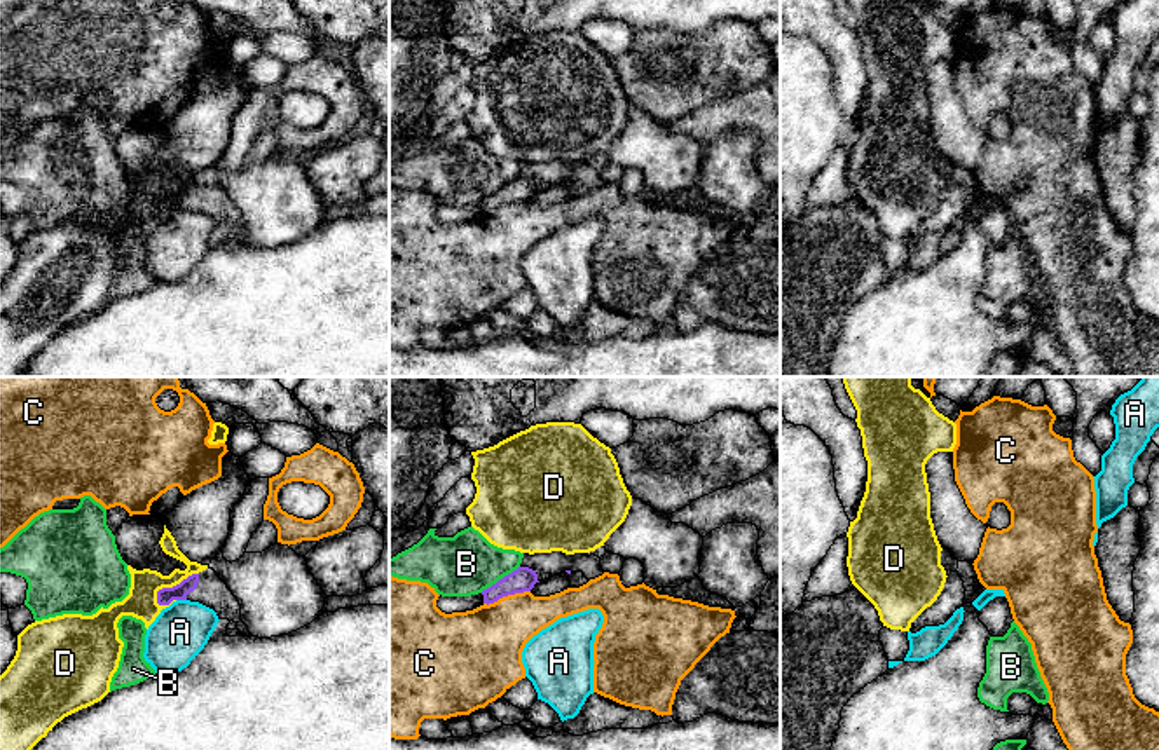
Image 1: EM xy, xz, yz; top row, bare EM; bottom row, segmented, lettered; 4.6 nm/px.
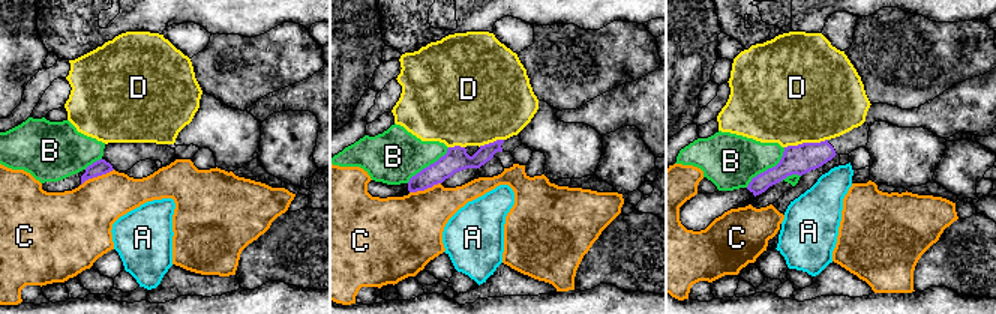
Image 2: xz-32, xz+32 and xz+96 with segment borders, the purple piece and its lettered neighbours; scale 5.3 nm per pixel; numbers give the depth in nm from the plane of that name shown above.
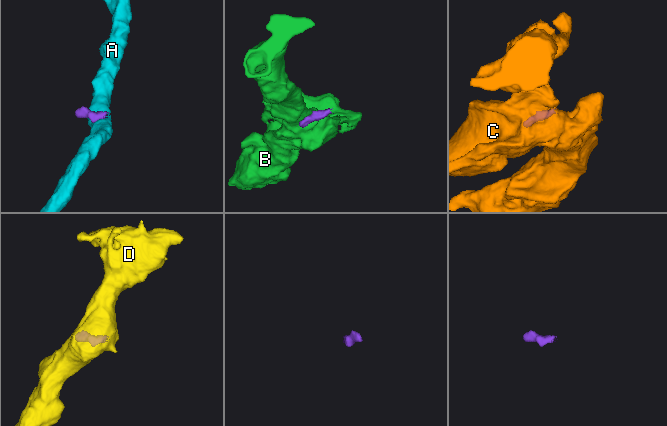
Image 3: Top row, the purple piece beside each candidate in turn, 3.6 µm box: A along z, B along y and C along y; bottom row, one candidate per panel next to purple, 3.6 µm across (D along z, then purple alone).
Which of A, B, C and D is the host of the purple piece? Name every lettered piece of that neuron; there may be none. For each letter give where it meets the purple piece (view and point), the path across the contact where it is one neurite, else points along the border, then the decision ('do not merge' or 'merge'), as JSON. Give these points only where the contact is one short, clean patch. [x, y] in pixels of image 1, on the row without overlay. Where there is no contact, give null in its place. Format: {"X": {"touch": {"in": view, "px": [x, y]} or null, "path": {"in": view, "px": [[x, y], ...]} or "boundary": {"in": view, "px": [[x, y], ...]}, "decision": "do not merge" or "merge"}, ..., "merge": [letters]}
{"A": {"touch": {"in": "xy", "px": [182, 208]}, "boundary": {"in": "xy", "px": [[177, 208], [185, 210]]}, "decision": "do not merge"}, "B": {"touch": {"in": "xz", "px": [500, 189]}, "boundary": {"in": "xz", "px": [[519, 175], [480, 201]]}, "decision": "do not merge"}, "C": {"touch": {"in": "xz", "px": [507, 204]}, "boundary": {"in": "xz", "px": [[529, 199], [508, 203], [484, 213]]}, "decision": "do not merge"}, "D": {"touch": {"in": "xy", "px": [173, 196]}, "boundary": {"in": "xy", "px": [[198, 182], [171, 196], [163, 196], [157, 201], [156, 211]]}, "decision": "do not merge"}, "merge": []}

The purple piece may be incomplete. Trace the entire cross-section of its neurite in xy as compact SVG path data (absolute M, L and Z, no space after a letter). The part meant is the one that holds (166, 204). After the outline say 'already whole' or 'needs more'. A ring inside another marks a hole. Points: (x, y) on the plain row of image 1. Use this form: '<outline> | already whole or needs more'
M213 178L192 183L173 197L157 201L157 213L169 215L173 209L199 211L213 218L218 228L241 230L241 215L227 194Z | needs more

